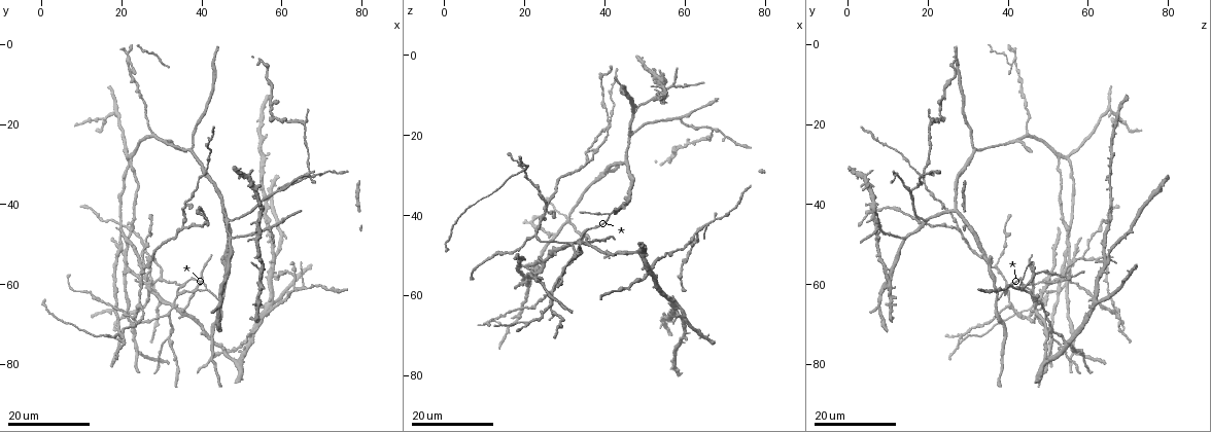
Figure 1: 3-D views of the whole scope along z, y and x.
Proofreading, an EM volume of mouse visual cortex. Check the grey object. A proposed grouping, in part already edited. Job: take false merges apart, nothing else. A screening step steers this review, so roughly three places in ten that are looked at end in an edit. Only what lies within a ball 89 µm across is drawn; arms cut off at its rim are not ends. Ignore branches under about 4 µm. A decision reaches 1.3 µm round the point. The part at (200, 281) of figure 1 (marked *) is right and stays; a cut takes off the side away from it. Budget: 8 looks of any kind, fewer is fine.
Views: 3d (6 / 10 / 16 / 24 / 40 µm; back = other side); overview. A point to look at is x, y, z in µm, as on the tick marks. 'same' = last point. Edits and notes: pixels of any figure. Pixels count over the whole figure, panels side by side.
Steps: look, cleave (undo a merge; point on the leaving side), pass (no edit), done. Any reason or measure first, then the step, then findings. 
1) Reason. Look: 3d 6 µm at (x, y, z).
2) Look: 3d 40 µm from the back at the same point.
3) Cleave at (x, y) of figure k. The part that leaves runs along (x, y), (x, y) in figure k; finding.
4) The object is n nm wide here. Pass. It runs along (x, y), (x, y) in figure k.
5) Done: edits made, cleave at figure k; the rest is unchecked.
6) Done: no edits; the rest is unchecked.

Arms part here. Look: 3d 24 µm at (41.0, 61.5, 40.0).

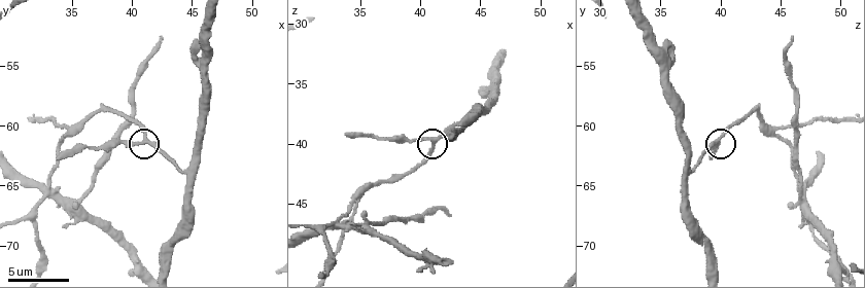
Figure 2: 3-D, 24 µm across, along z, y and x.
Look: 3d 10 µm at (41.2, 61.4, 39.4).

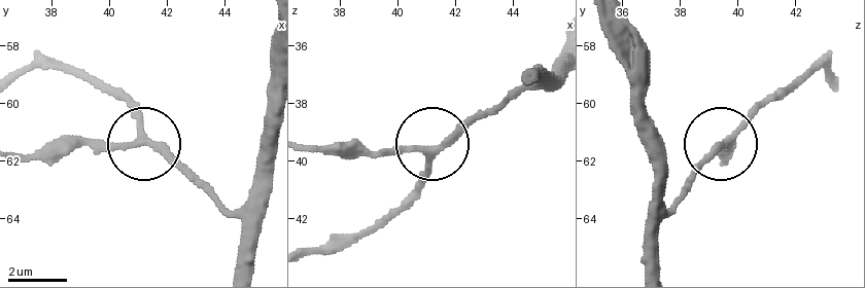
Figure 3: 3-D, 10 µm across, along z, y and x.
3 arms meet here. Pass. All the same neuron.

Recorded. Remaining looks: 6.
Three-way junction. Look: 3d 24 µm at (31.0, 74.0, 51.0).

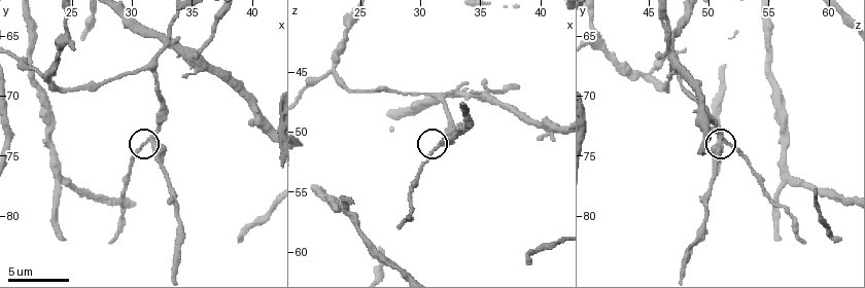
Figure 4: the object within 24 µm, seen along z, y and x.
Look: 3d 10 µm at (31.4, 73.6, 51.0).

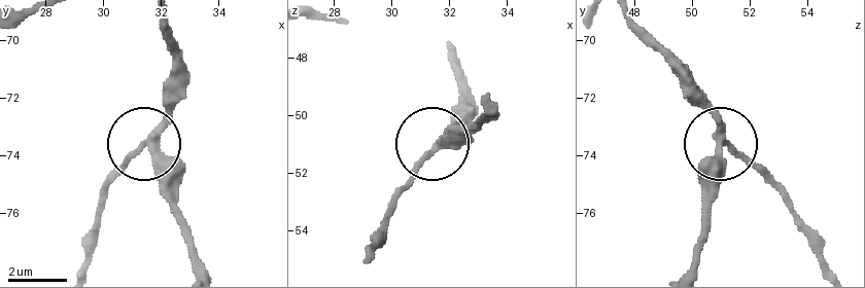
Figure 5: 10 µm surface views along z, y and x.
The side arm is 12 µm long; 3 arms meet here. Pass. All the same neuron.

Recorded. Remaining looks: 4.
Look: 3d 24 µm at (45.5, 41.5, 26.0).

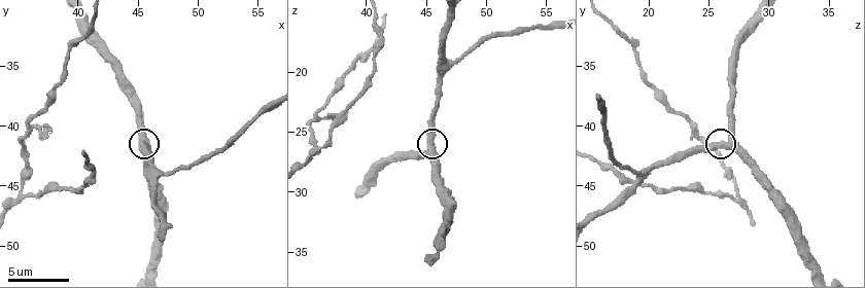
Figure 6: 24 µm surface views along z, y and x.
Look: 3d 6 µm at (45.4, 41.2, 26.6).

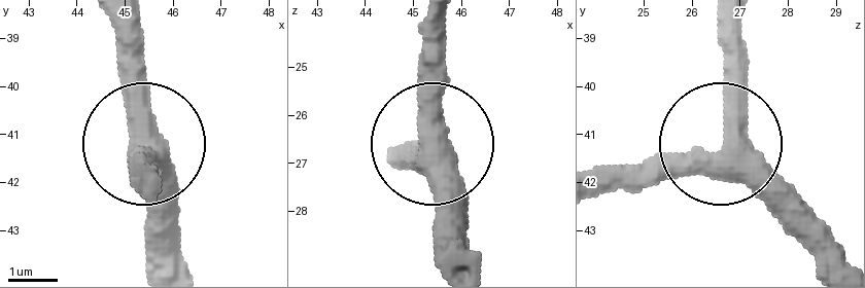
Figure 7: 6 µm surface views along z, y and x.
Look: 3d 6 µm from the back at (45.30, 41.25, 26.75).

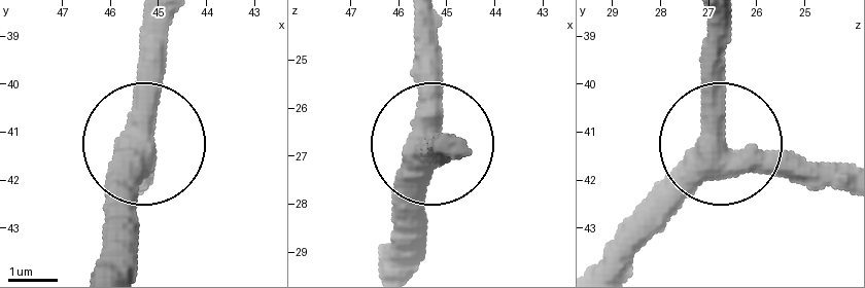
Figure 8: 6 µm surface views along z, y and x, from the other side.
3 arms meet here. Pass. Continuous, no second neuron.

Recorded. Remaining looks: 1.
Branch point. Look: 3d 6 µm at (24.0, 77.2, 56.6).

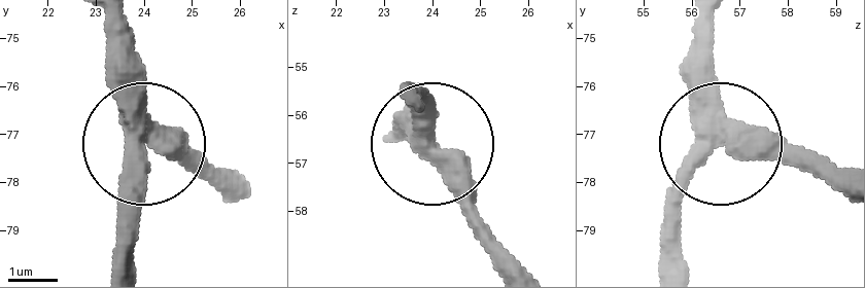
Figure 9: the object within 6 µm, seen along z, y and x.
Pass. It runs along (104, 26), (104, 75), (141, 162), (133, 243) in figure 9; all the same neuron.

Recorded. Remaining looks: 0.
Done: no edits; the rest is unchecked.

